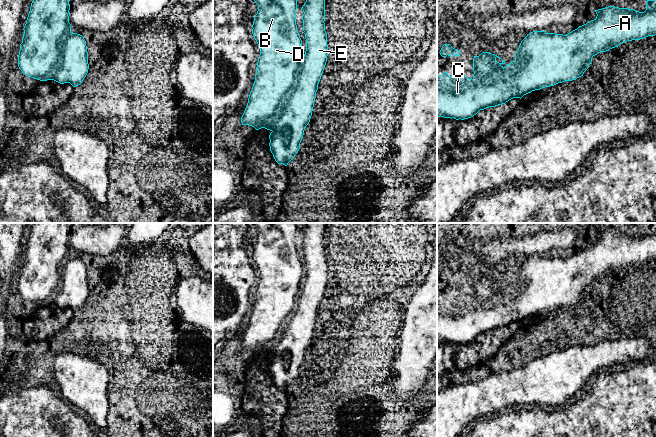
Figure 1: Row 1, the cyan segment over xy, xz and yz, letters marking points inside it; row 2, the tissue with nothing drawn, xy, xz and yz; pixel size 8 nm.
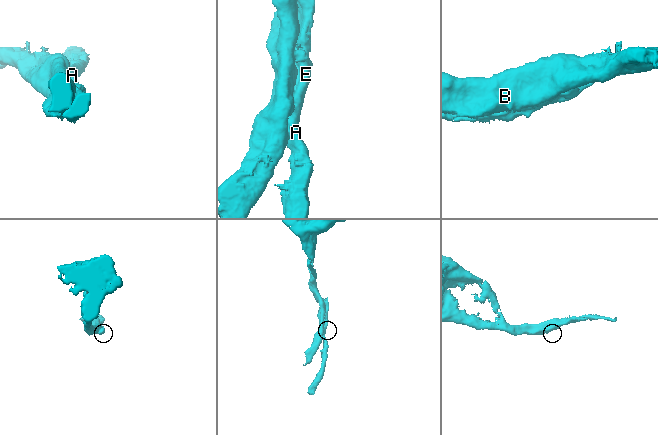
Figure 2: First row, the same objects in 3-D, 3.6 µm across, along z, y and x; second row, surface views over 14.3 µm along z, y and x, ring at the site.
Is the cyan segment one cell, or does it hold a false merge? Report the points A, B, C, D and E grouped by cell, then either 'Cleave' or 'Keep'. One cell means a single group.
Groups: A C E / B D. Cleave

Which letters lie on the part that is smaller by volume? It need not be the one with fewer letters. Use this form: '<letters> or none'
A, C, E

